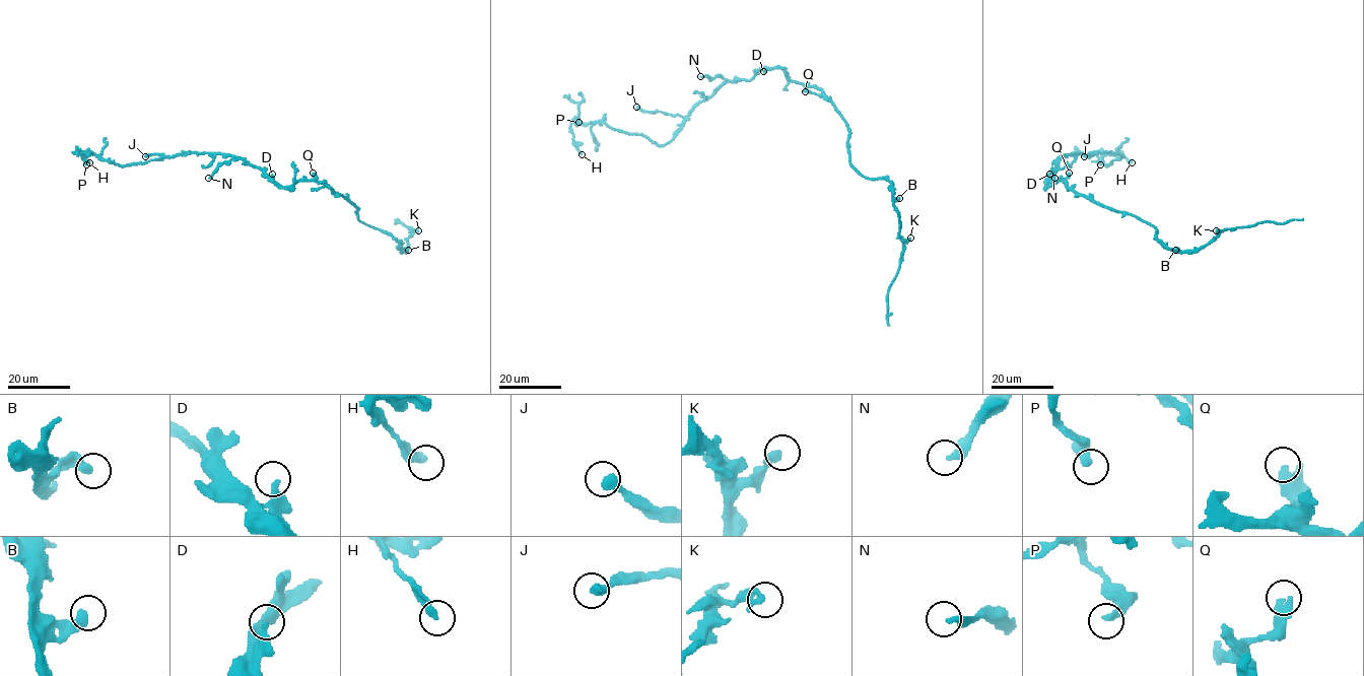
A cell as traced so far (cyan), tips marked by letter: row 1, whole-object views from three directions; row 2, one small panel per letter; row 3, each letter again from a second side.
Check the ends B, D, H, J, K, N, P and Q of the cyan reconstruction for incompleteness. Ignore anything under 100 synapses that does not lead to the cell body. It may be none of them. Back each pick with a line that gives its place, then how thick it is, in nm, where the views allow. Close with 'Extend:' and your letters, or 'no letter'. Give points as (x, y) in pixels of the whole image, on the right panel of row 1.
Extend: no letter

